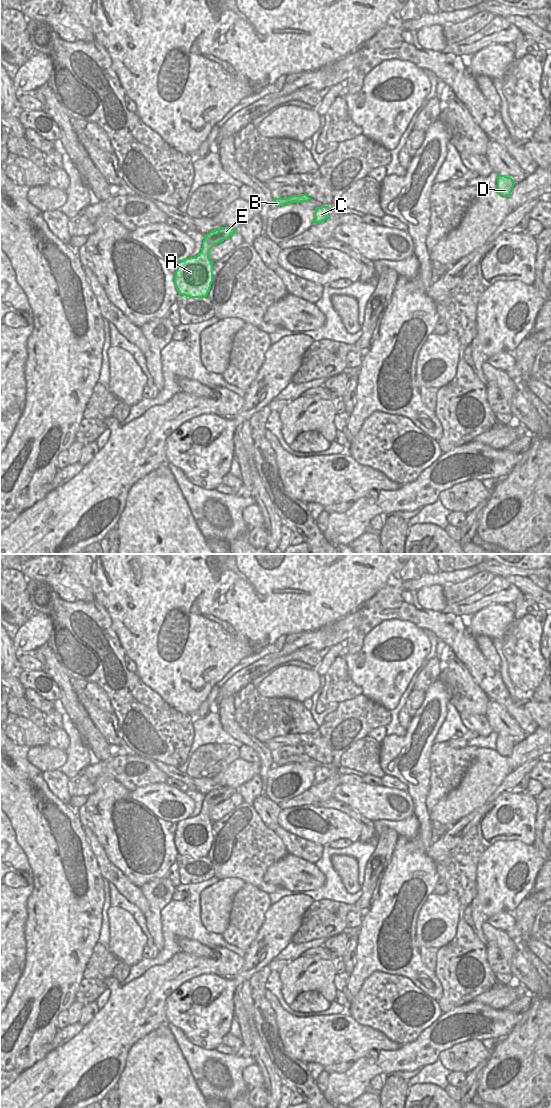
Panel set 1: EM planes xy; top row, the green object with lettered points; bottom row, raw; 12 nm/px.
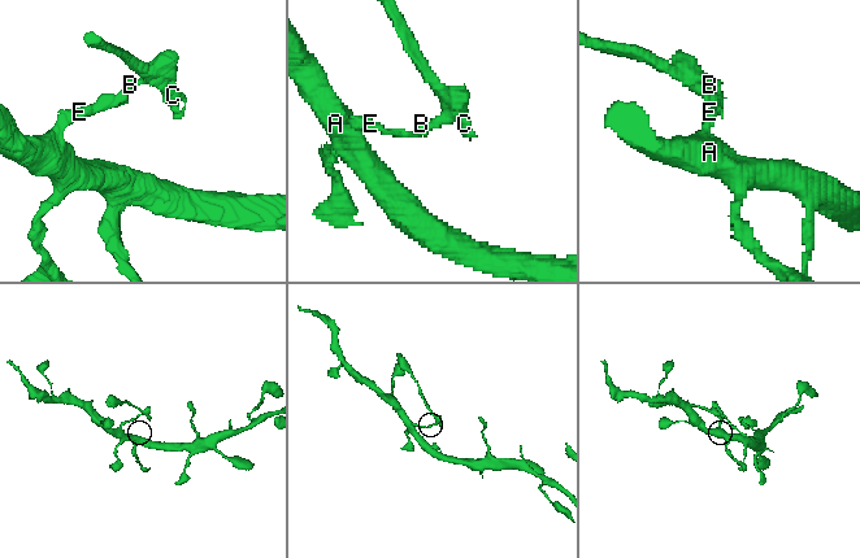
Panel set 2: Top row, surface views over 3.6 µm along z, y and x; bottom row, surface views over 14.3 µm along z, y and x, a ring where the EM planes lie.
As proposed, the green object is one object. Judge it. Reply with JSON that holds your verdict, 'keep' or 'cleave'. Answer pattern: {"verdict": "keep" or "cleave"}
{"verdict": "cleave"}

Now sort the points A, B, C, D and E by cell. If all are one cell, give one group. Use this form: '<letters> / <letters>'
A D / B C E

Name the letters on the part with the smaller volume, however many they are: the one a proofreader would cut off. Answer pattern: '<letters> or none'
B, C, E

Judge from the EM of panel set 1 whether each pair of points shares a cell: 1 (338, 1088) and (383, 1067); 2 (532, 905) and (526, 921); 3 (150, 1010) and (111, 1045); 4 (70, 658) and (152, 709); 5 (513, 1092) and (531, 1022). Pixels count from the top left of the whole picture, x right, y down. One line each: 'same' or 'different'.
1: same
2: same
3: same
4: same
5: same

